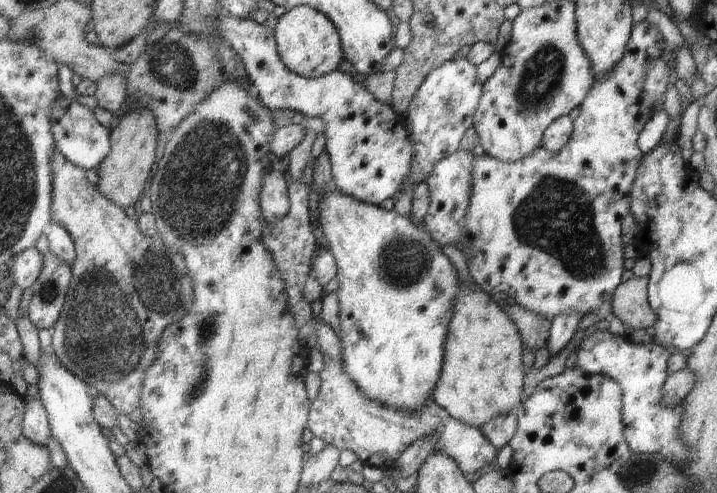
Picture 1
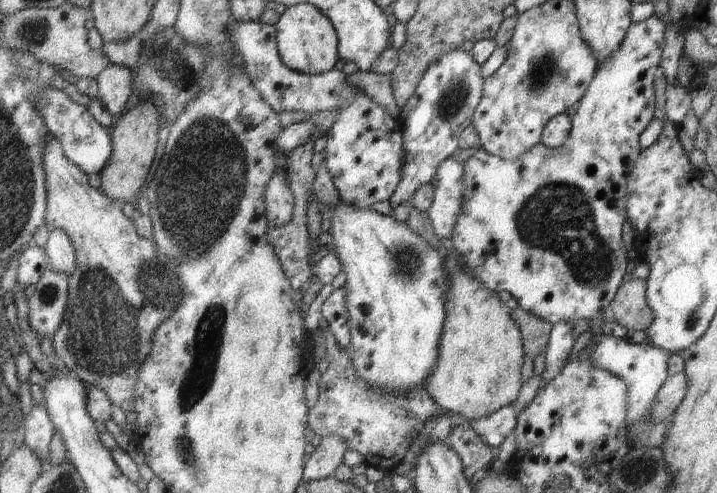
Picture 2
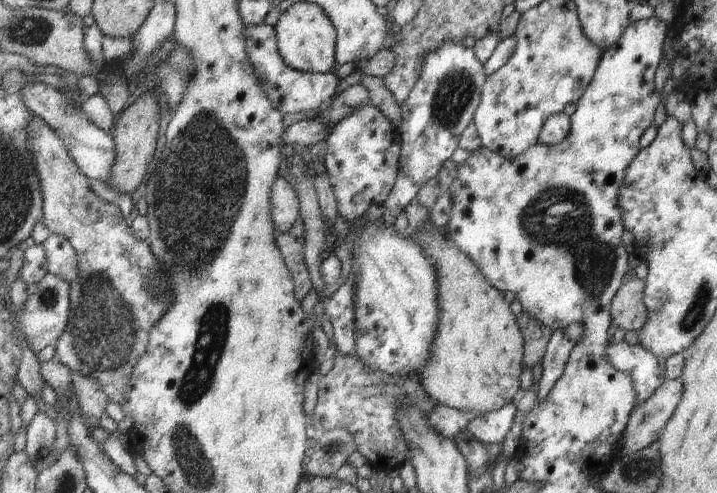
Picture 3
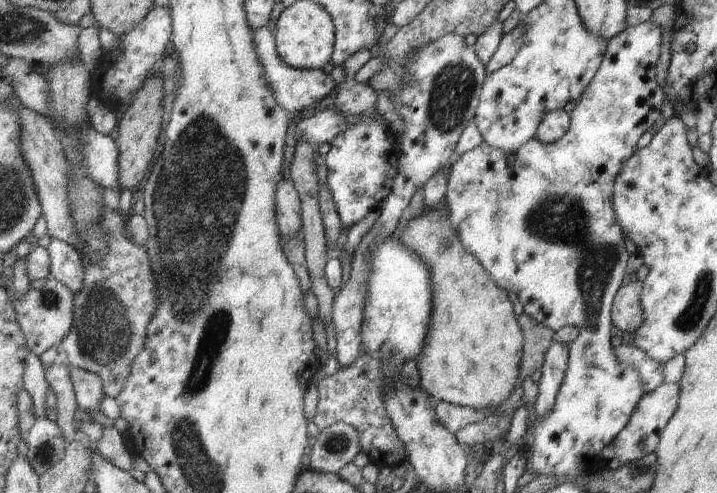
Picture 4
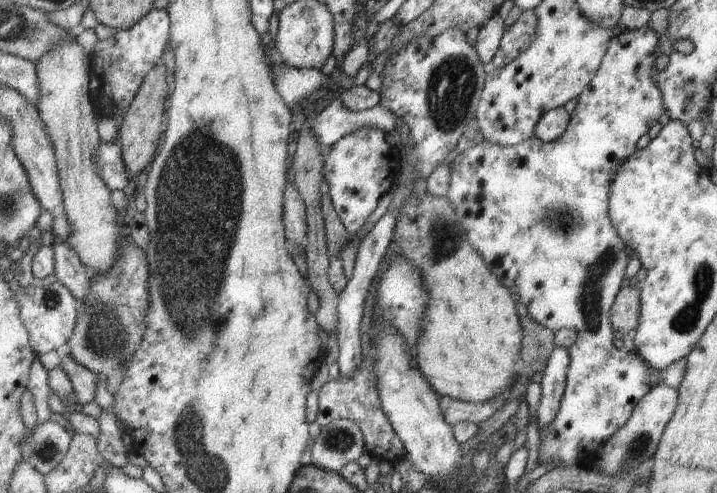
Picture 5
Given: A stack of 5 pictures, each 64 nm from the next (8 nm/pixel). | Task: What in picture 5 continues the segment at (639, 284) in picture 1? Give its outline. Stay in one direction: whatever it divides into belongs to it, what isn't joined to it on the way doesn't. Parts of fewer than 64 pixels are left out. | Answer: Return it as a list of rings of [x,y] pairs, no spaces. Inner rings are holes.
[[[638,286],[621,287],[609,313],[615,334],[620,335],[635,330],[638,324],[638,312]]]

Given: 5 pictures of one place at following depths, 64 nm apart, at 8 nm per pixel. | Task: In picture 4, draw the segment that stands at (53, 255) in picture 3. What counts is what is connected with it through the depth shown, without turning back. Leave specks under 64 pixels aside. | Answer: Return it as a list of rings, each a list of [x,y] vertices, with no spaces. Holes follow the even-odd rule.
[[[51,237],[46,247],[51,256],[51,277],[68,286],[74,294],[83,288],[85,262],[80,252],[72,245],[58,238]]]

